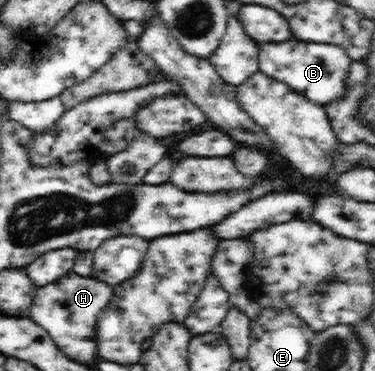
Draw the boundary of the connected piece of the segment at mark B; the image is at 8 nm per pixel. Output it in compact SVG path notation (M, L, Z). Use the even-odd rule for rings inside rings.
M292 38L281 43L259 43L259 46L259 71L287 84L309 101L327 105L346 95L347 88L350 87L347 84L347 74L354 61L340 45L298 41Z

